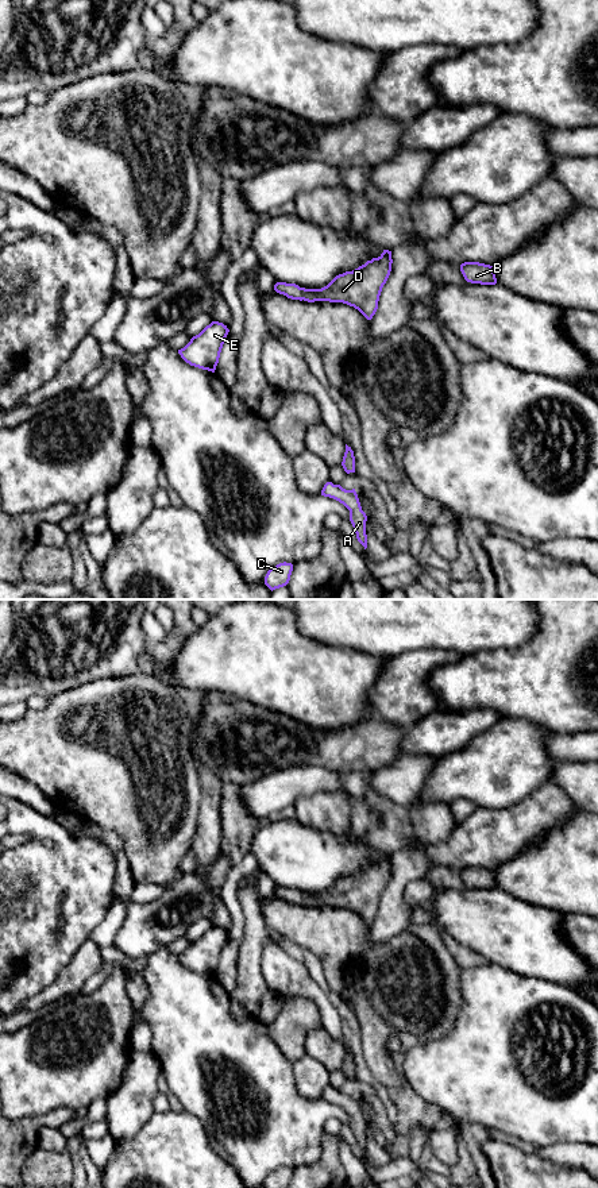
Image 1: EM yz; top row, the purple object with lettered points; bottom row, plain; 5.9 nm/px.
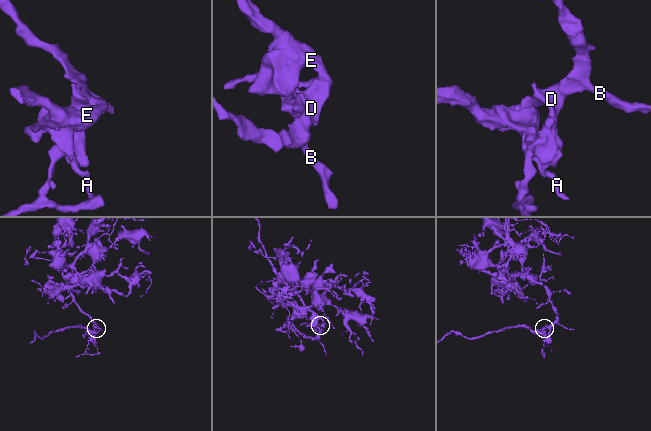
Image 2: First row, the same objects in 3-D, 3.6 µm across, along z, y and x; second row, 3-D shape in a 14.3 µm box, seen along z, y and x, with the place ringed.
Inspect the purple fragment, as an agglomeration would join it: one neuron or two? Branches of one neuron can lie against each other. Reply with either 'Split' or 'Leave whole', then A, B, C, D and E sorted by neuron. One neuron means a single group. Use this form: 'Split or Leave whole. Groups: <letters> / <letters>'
Leave whole. Groups: A B C D E

